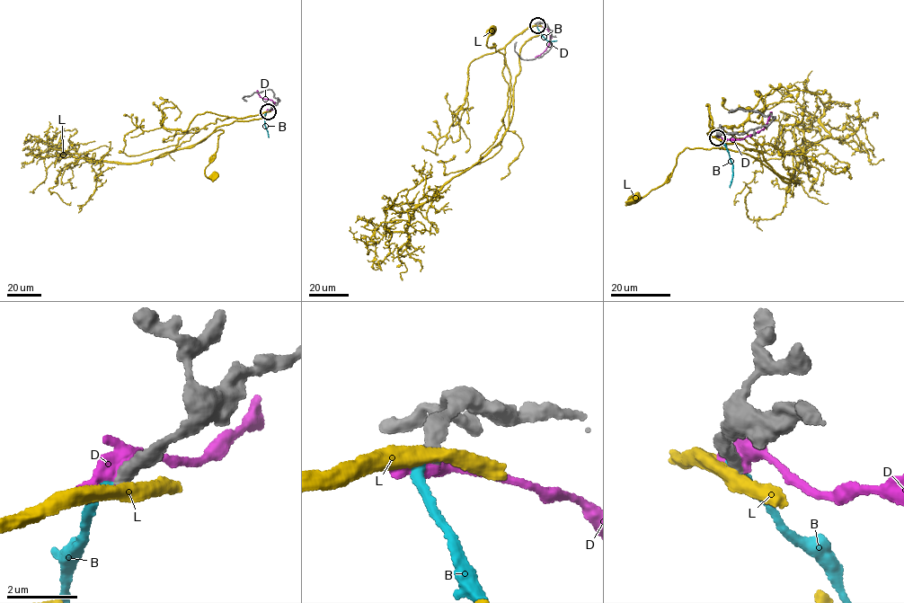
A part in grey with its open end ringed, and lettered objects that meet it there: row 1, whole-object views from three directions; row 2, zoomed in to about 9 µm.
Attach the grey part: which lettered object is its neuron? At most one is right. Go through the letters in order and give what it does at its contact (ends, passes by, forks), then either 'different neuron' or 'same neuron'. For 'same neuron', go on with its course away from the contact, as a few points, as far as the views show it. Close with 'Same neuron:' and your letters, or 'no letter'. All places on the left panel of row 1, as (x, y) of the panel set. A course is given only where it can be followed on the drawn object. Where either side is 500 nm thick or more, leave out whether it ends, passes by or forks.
B: it ends | different neuron
D: it forks | different neuron
L: it passes by | different neuron
Same neuron: no letter

